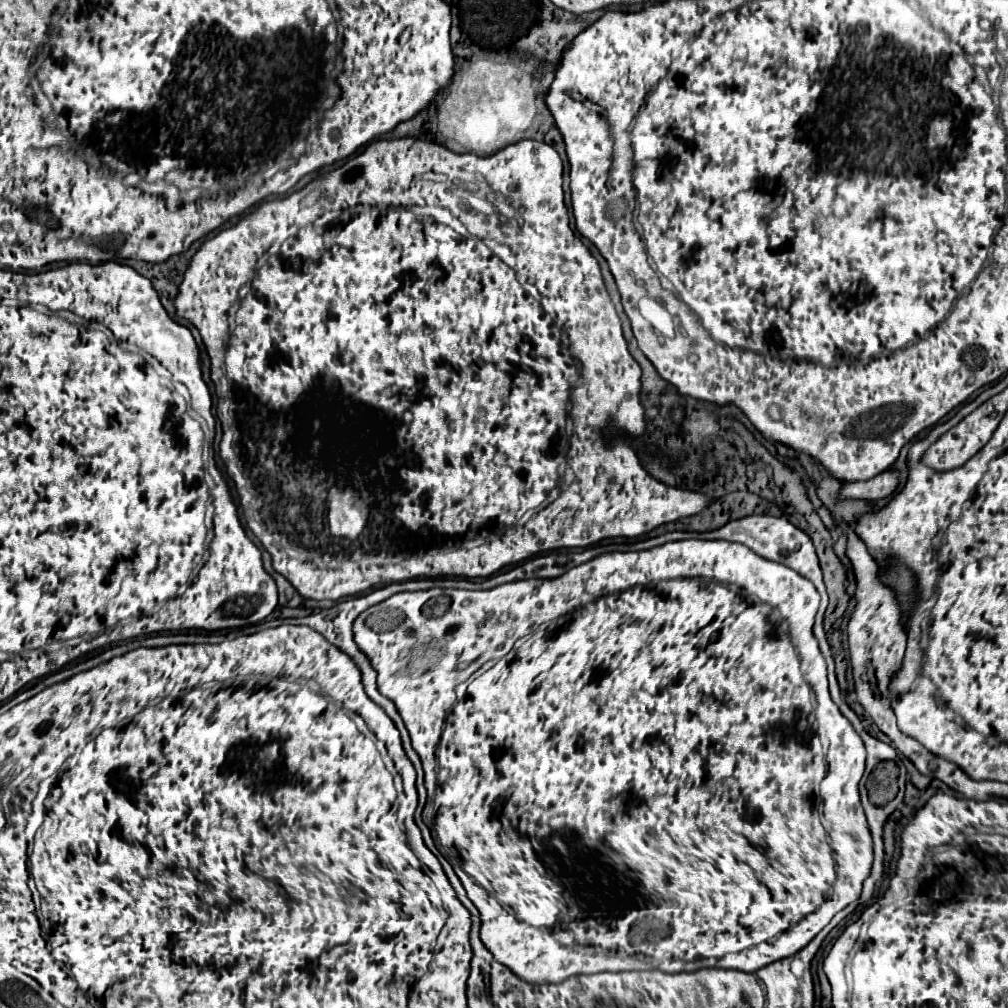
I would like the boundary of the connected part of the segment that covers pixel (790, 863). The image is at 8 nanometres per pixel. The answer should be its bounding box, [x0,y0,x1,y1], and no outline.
[353,538,873,984]

